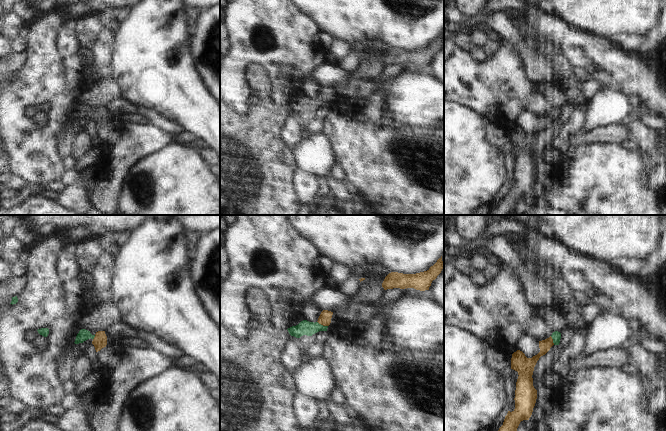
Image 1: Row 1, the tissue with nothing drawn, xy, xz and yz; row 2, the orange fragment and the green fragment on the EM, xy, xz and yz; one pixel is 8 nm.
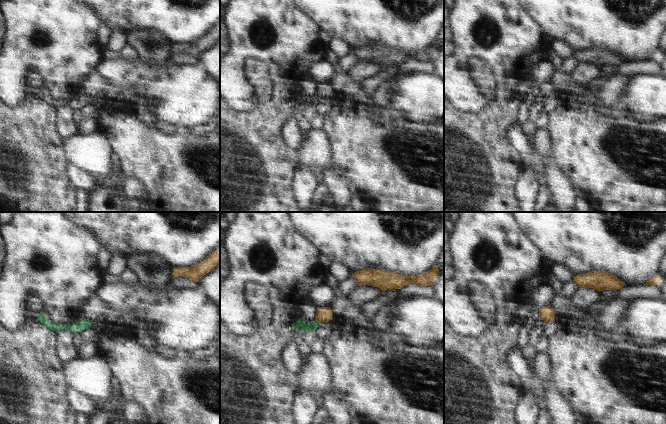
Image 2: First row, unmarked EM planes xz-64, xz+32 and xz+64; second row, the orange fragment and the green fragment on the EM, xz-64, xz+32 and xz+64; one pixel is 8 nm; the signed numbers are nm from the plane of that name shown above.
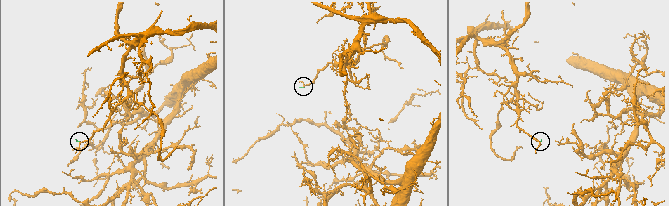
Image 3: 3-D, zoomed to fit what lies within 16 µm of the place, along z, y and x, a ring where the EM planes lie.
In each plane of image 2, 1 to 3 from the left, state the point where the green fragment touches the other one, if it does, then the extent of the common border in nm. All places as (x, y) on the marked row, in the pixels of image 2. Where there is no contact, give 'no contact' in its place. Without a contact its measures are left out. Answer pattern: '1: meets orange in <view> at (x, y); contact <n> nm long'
1: no contact
2: meets orange in xz+32 at (319, 321); contact 50 nm long
3: no contact

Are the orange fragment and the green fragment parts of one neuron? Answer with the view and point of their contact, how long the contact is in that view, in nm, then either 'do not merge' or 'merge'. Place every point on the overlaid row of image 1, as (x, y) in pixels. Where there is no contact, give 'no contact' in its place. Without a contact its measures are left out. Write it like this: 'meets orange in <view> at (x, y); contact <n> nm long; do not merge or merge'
meets orange in xz at (322, 324); contact 100 nm long; merge

